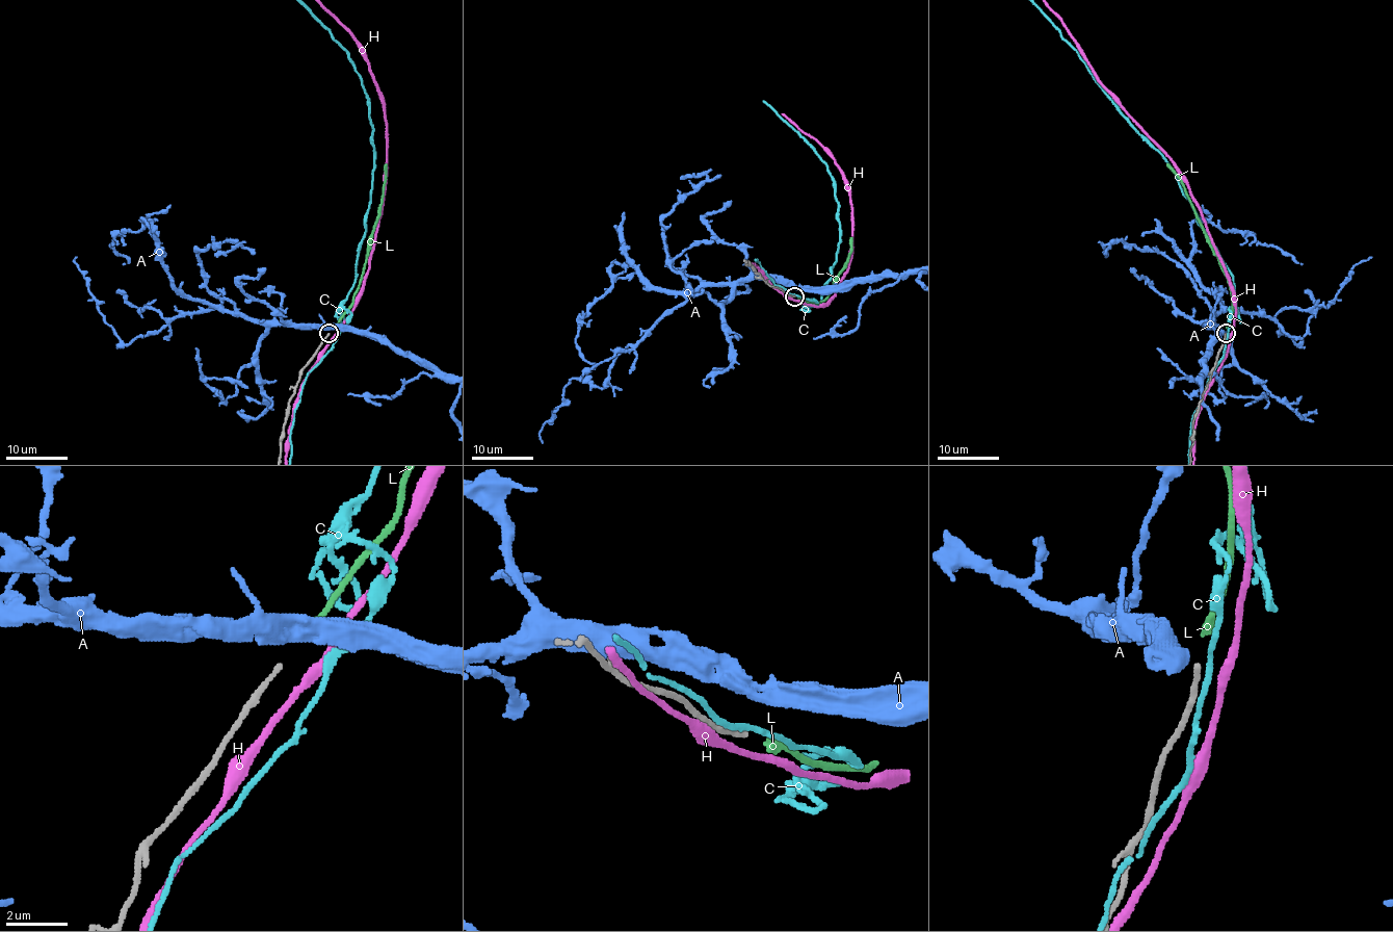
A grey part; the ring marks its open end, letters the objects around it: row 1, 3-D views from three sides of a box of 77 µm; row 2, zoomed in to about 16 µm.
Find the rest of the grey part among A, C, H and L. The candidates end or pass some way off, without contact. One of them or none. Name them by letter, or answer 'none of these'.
L

